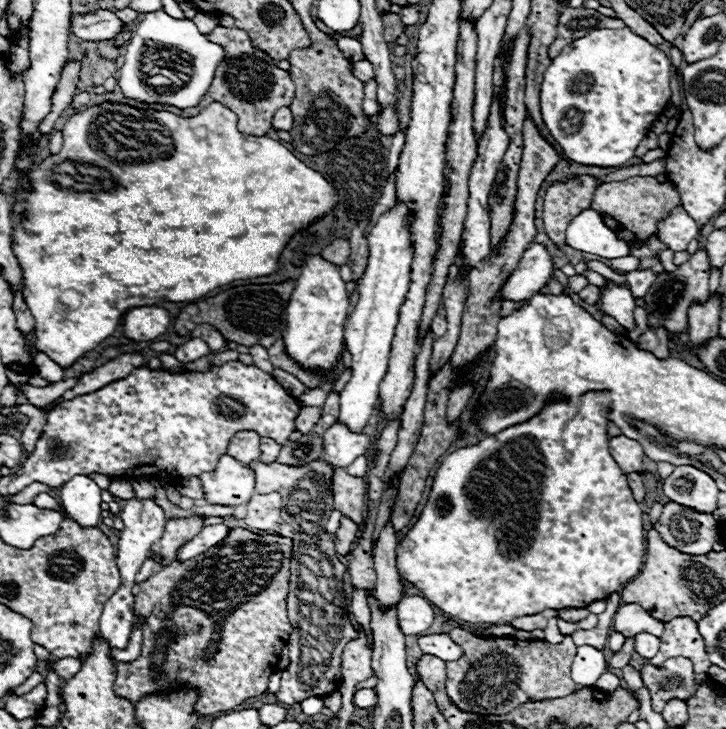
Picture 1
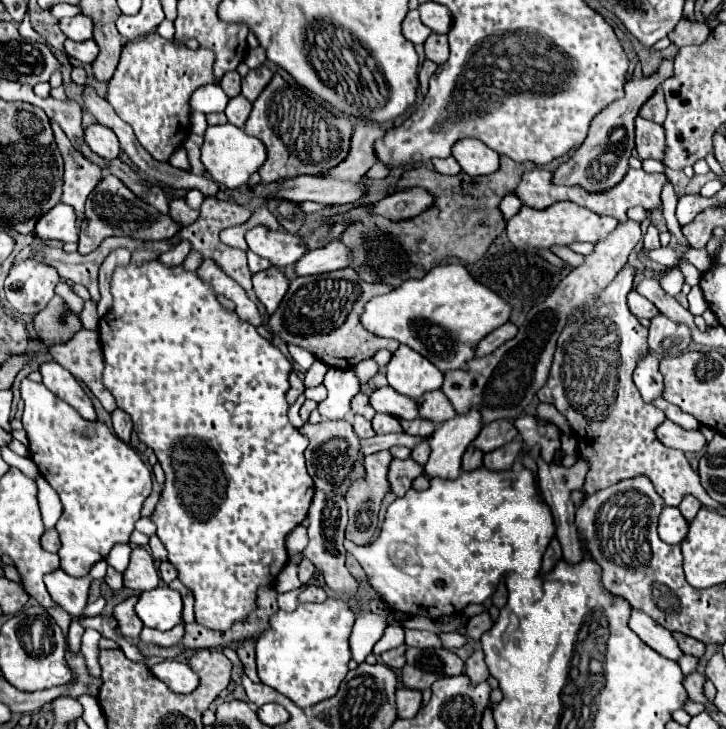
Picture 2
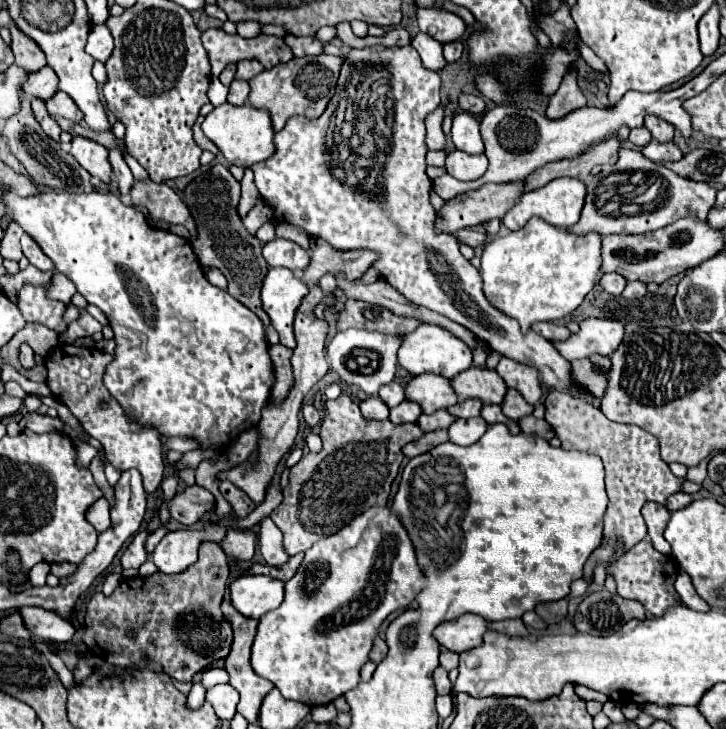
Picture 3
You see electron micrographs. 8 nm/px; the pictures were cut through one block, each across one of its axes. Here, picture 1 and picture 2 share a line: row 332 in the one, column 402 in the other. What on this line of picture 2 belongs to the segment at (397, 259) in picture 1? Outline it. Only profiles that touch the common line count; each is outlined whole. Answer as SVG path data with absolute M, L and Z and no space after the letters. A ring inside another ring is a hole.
M404 344L392 354L392 360L386 366L386 378L396 392L414 400L426 392L438 390L444 382L444 374L430 360Z

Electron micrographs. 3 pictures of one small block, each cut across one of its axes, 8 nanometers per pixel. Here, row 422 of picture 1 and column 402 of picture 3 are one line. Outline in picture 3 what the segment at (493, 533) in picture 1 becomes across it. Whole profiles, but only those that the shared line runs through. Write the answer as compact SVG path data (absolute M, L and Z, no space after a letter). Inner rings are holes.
M370 508L370 512L362 512L362 516L358 516L358 520L352 520L346 528L338 530L334 536L330 538L322 538L316 544L312 544L312 548L306 552L296 576L292 580L286 582L286 594L284 594L284 602L276 608L266 612L260 618L258 624L258 632L256 632L256 640L252 646L252 668L258 676L270 680L284 698L288 700L298 700L302 704L308 706L322 706L322 704L330 704L332 700L344 696L346 692L350 692L350 688L356 688L356 684L360 682L360 668L362 664L368 662L368 652L372 648L374 638L378 636L378 628L380 624L388 618L388 614L392 614L394 610L406 608L410 602L414 602L414 598L420 594L420 590L426 586L426 576L422 572L422 568L418 566L416 560L416 552L414 552L414 544L410 544L410 536L406 532L406 528L402 528L402 520L398 520L398 516L394 516L394 512L390 508Z

